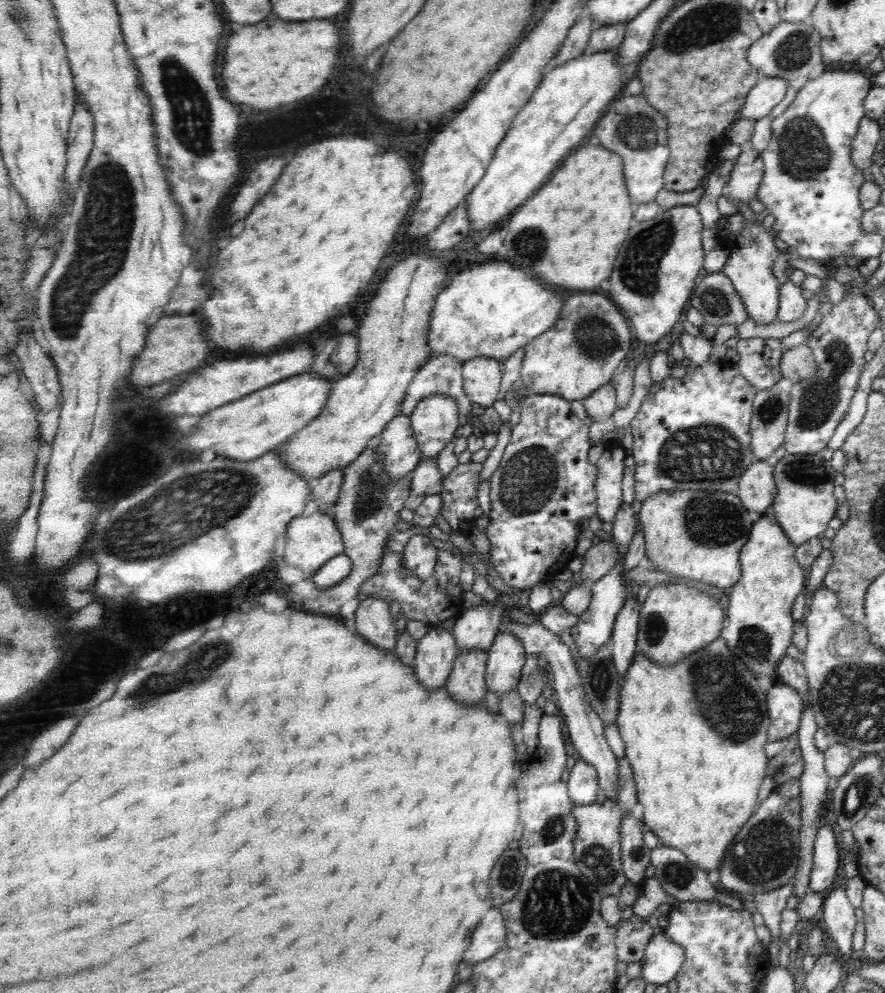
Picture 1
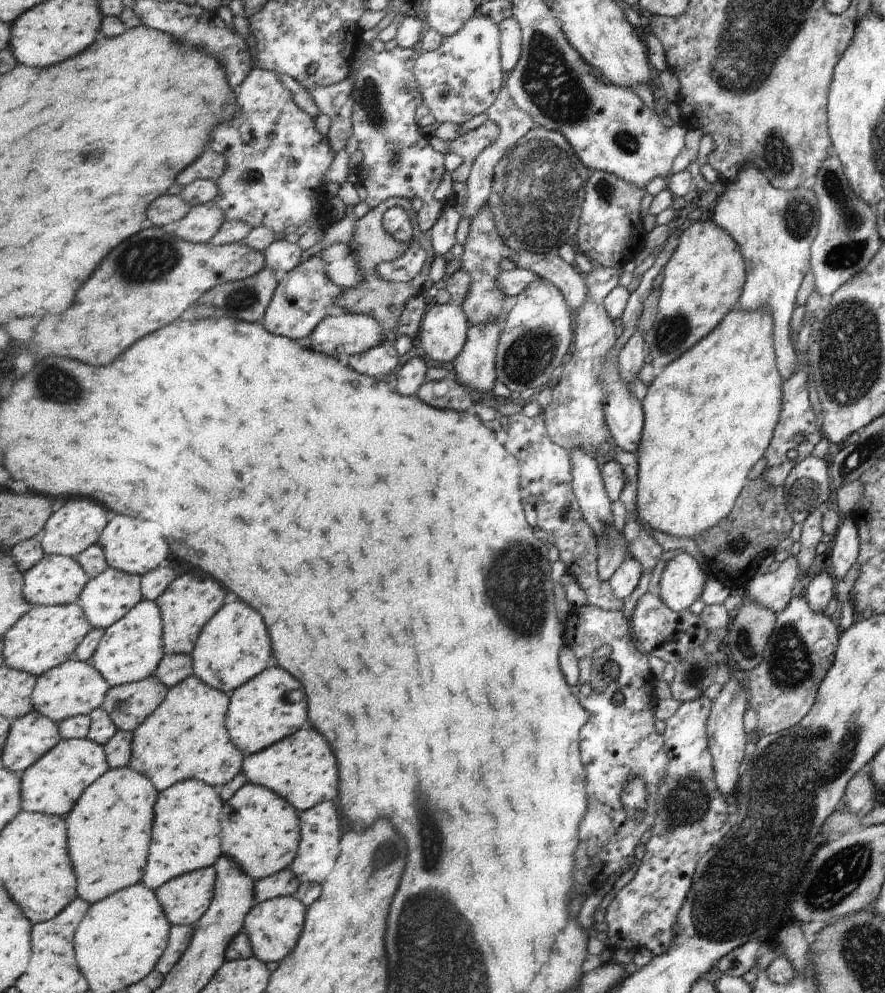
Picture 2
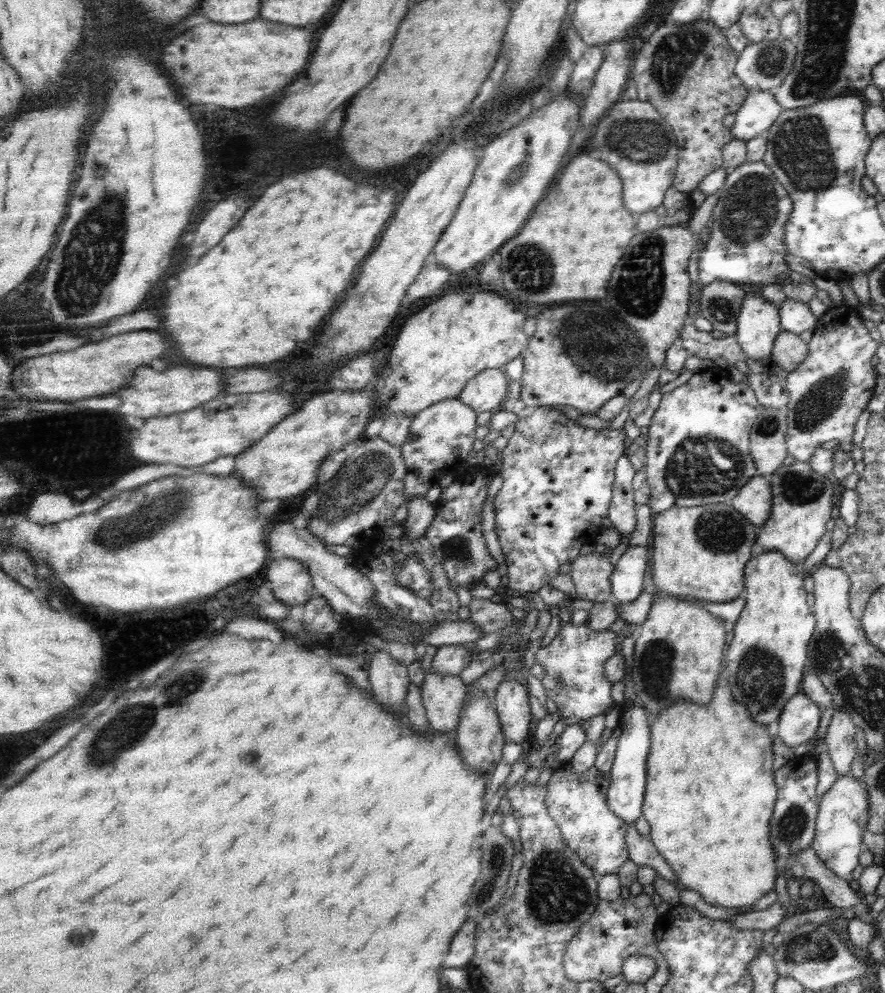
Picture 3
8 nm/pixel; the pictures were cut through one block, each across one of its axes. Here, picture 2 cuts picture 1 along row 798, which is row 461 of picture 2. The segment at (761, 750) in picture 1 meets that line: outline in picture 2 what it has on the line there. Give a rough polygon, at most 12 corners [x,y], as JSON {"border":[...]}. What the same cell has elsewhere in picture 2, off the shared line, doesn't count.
{"border":[[770,307],[734,310],[644,399],[639,514],[726,518],[782,404]]}

